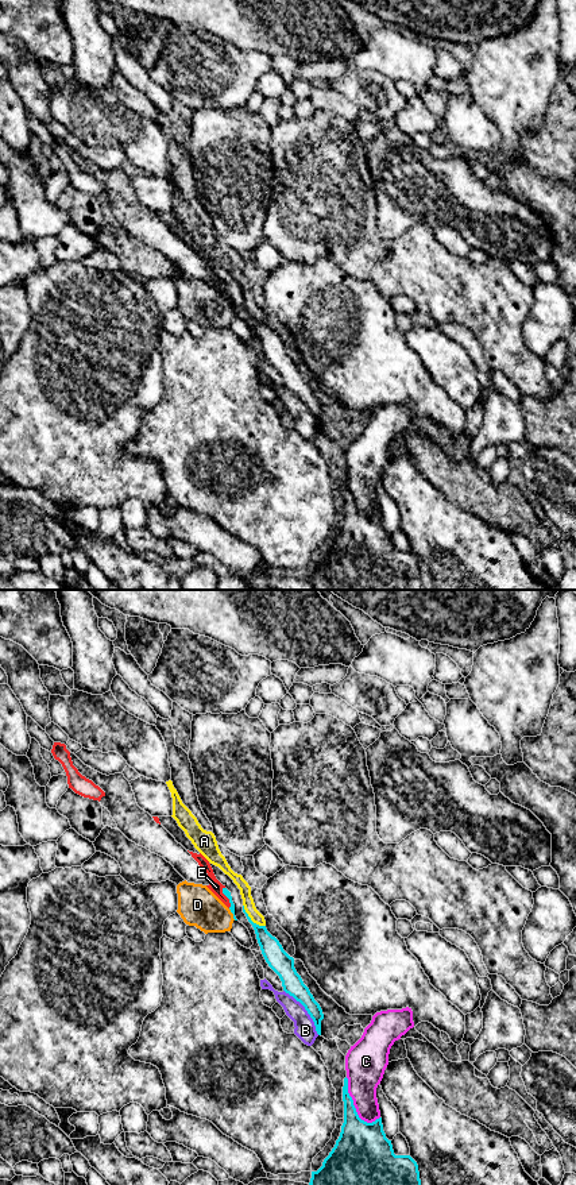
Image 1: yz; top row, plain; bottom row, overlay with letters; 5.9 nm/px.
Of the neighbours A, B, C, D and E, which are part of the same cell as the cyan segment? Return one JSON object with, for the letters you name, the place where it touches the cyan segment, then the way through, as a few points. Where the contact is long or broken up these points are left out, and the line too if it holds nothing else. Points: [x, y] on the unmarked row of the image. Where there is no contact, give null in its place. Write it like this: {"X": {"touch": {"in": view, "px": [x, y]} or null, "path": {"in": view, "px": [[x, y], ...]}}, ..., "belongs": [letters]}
{"belongs": []}

